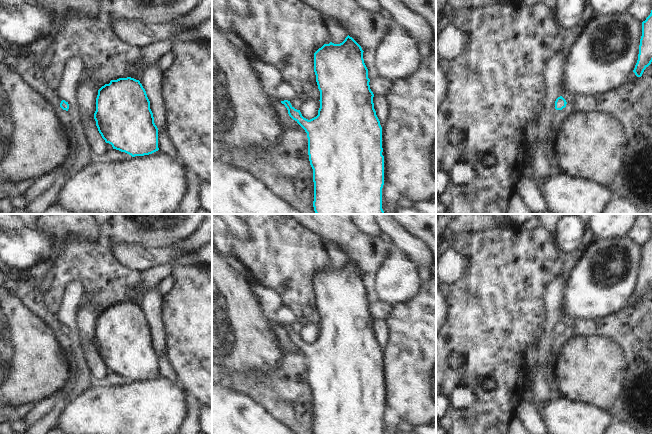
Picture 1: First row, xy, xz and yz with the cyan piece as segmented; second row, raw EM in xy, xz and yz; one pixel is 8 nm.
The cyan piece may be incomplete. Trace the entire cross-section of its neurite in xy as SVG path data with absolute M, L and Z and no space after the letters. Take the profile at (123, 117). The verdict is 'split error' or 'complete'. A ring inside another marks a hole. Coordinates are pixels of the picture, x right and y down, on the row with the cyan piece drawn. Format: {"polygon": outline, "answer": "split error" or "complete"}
{"polygon": "M119 78L102 86L96 98L94 119L102 138L113 149L132 157L159 150L158 128L139 80Z", "answer": "complete"}

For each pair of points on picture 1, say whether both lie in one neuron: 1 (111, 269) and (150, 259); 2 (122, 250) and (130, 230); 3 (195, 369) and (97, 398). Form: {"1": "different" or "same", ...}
{"1": "different", "2": "different", "3": "different"}

